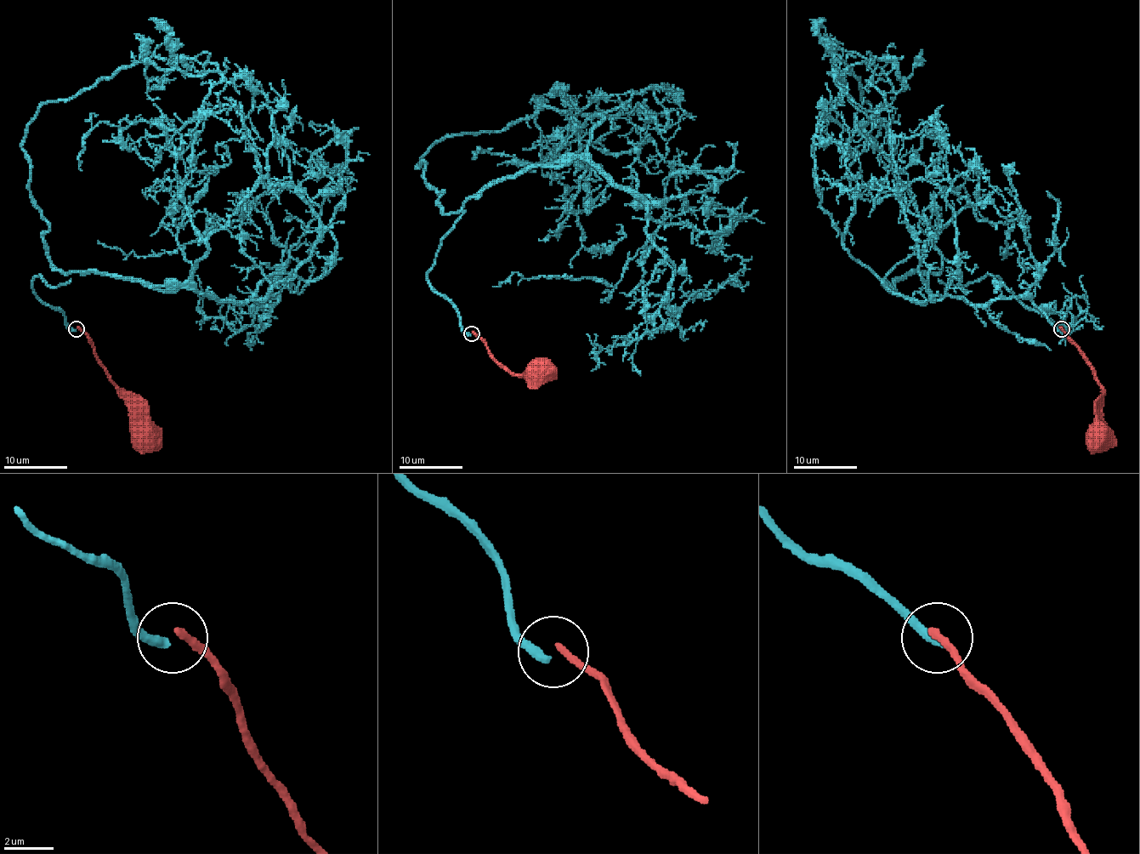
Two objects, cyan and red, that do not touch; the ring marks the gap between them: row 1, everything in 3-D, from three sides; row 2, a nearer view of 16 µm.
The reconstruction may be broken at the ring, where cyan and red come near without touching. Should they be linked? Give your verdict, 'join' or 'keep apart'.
keep apart

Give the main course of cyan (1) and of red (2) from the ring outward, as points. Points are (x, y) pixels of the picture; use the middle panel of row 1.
1: (470, 334), (428, 272), (468, 199), (590, 157), (650, 202), (713, 179), (674, 173), (614, 287), (493, 287)
2: (472, 333), (512, 374), (534, 374), (539, 369)

